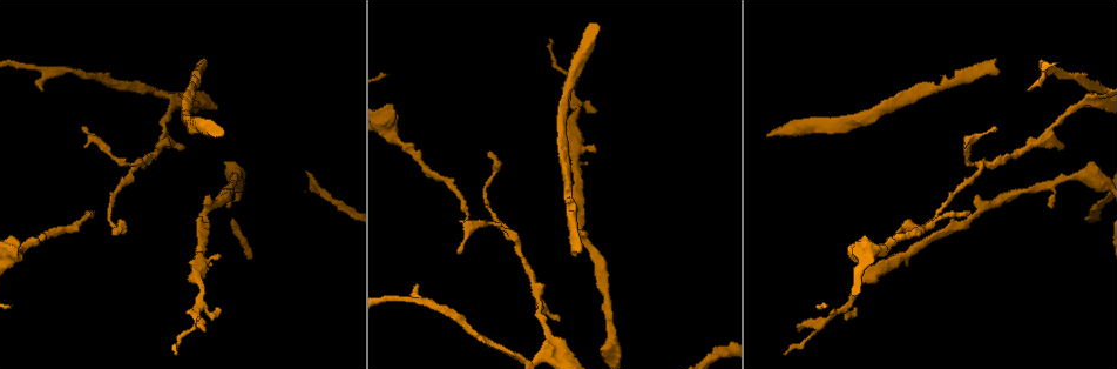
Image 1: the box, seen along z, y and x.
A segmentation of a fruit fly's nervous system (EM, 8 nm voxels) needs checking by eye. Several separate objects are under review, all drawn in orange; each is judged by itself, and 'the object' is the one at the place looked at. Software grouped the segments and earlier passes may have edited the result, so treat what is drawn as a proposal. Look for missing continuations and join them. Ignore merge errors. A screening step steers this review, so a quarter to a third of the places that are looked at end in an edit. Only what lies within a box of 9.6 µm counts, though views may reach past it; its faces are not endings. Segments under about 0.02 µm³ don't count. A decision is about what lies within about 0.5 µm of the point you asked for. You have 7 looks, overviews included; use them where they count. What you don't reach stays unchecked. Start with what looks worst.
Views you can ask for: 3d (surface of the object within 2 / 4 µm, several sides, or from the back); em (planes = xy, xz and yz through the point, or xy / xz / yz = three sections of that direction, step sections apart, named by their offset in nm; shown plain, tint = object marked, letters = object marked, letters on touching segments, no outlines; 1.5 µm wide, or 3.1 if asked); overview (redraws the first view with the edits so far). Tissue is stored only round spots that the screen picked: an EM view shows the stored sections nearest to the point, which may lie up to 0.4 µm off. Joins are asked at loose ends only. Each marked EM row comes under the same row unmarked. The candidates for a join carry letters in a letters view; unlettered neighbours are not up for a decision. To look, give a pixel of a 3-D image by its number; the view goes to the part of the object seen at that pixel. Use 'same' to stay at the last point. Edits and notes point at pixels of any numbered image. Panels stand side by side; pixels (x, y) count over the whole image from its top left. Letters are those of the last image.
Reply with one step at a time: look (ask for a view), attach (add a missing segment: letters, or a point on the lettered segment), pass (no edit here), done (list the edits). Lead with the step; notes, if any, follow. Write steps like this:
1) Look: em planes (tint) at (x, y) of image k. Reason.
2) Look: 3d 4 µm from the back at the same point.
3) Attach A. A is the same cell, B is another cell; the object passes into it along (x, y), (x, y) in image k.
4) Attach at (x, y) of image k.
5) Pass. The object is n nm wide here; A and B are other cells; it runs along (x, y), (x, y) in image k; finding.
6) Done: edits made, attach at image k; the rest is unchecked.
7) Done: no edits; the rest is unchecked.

Look: 3d 2 µm at (579, 251) of image 1.

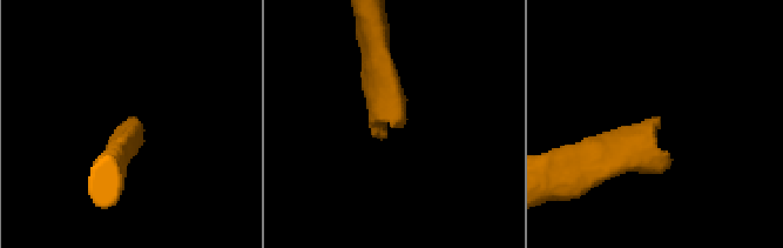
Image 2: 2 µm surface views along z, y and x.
Look: em yz step 8 (letters) at (130, 123) of image 2.

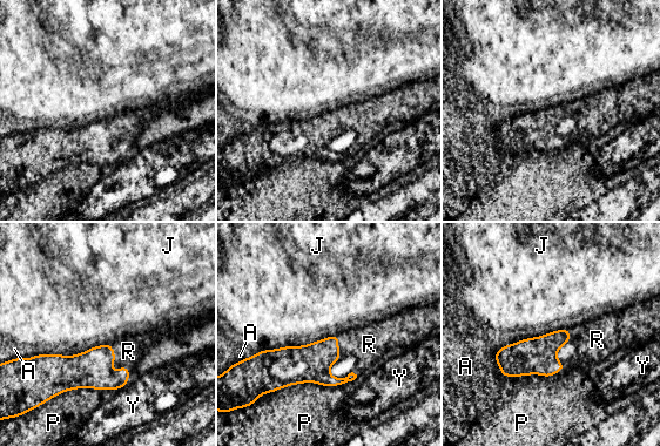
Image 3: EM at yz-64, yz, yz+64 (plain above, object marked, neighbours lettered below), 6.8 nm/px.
Look: em planes (letters) at the same point.

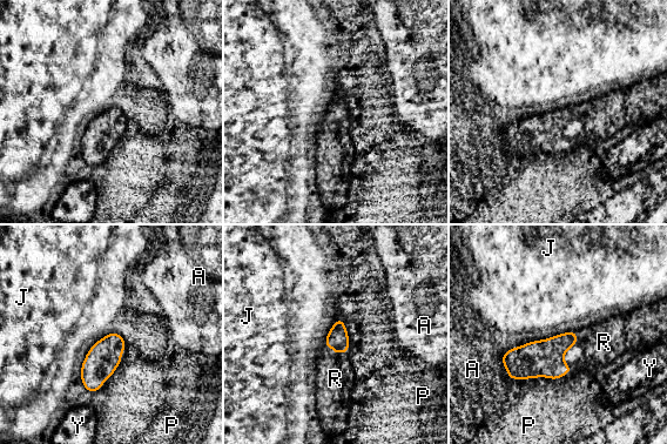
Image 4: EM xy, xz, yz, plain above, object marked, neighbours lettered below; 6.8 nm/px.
Attach R. R is the same cell, A, J, P and Y are other cells; the object passes into it along (337, 338), (335, 352), (335, 378) in image 4; the neuron continues.

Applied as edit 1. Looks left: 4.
Look: em planes (letters) at (560, 318) of image 1. An open end.

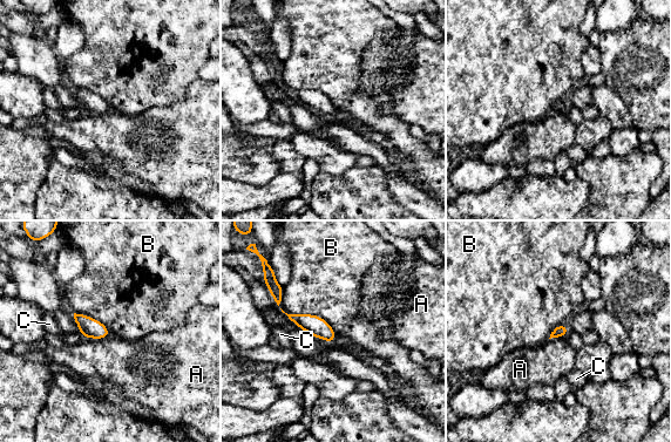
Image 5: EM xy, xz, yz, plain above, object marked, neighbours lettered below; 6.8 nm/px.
Pass. A, B and C are other cells; a border runs along (280, 307), (317, 314), (337, 335) in image 5; no lettered segment goes on from it.

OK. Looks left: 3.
Look: 3d 2 µm at (204, 328) of image 1. An open end.

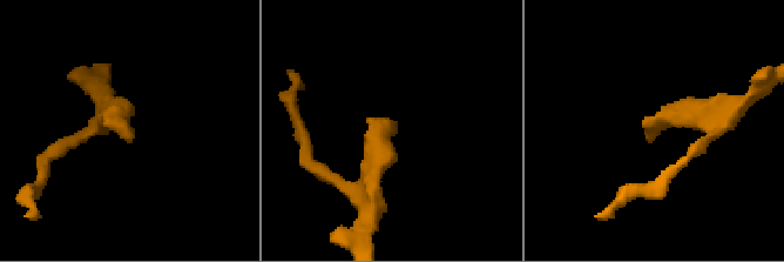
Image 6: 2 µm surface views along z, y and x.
Look: em xy step 8 (letters) at (128, 139) of image 6. Need the tissue.

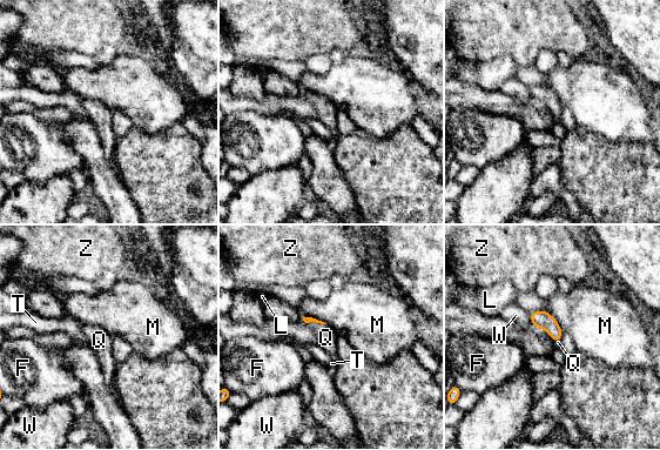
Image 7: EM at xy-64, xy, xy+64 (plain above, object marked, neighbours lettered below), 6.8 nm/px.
Attach Q. Q is the same cell, F, L, M, T, W and Z are other cells; the object passes into it along (307, 320), (316, 322), (325, 337) in image 7; it goes on there.

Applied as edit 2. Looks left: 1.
Done: edits made, attach at image 4, attach at image 7; the rest is unchecked.

